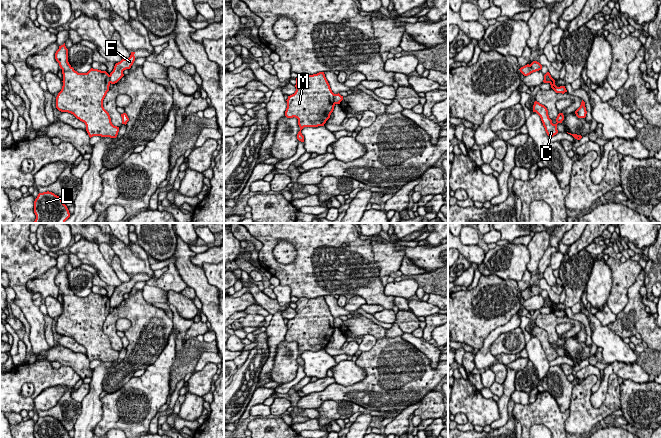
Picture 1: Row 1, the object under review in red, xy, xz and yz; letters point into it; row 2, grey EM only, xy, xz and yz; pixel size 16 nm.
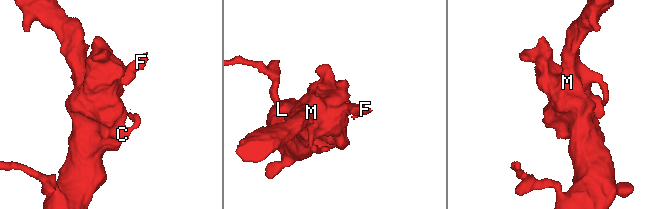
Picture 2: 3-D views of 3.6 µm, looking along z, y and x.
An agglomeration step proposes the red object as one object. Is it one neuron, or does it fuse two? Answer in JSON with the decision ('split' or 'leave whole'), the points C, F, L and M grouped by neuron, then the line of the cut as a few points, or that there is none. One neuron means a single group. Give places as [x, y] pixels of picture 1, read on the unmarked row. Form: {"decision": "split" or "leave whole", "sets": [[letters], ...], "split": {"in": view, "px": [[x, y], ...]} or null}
{"decision": "leave whole", "sets": [["C", "F", "L", "M"]], "split": null}

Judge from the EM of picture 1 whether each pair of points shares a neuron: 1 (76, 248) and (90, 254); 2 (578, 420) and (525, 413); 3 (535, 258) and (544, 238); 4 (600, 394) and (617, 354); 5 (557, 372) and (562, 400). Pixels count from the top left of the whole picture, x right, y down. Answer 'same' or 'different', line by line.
1: same
2: different
3: same
4: different
5: same

